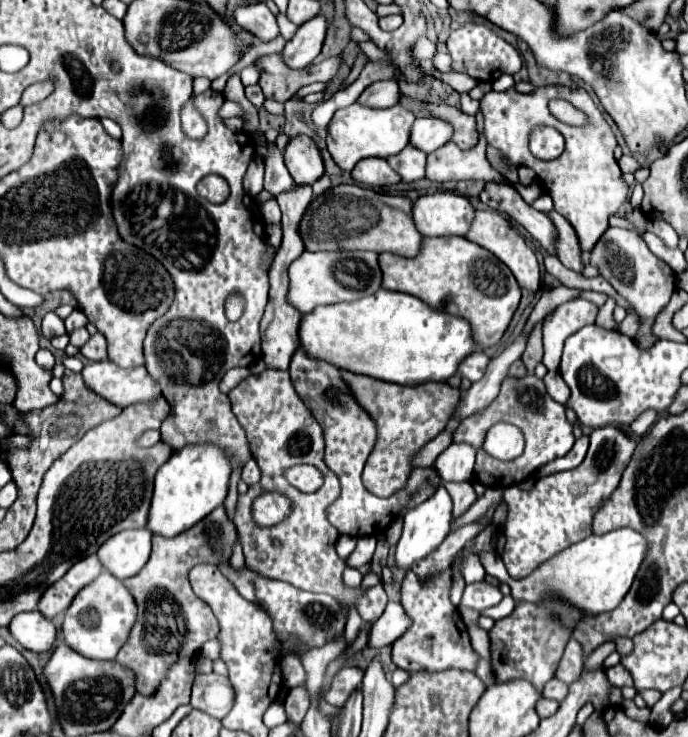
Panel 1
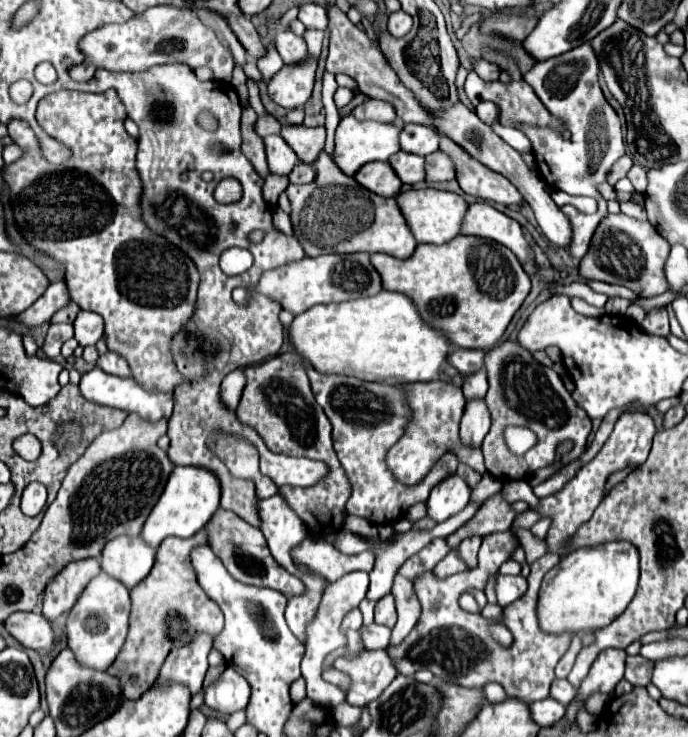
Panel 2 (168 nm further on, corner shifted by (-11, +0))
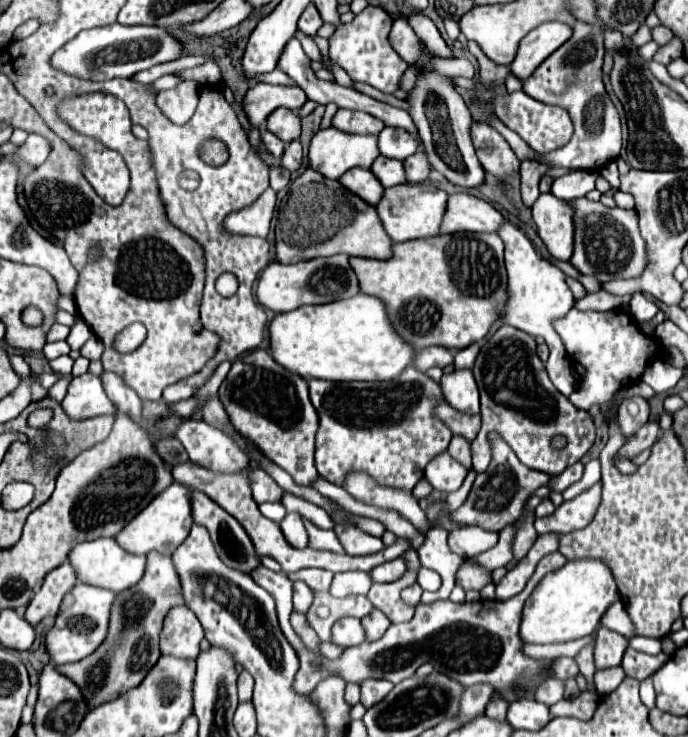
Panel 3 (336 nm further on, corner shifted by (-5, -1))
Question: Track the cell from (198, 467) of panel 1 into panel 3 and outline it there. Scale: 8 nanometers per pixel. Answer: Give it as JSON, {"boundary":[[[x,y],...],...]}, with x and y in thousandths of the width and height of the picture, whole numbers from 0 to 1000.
{"boundary":[[[250,654],[235,670],[230,670],[172,727],[169,735],[192,749],[192,752],[215,752],[218,746],[230,746],[235,752],[250,752],[253,744],[273,727],[279,716],[279,681],[276,665],[262,654]]]}

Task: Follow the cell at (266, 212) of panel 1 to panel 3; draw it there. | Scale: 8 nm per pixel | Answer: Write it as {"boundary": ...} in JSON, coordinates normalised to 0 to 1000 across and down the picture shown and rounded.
{"boundary":[[[410,225],[392,231],[392,255],[395,255],[395,258],[407,261],[407,258],[413,258],[419,250],[422,250],[422,233],[419,233],[419,231],[413,231]]]}

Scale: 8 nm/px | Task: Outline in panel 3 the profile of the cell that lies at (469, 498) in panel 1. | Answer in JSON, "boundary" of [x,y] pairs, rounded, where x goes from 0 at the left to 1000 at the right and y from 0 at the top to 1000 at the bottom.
{"boundary":[[[672,592],[657,594],[657,600],[651,605],[651,616],[660,619],[660,624],[672,627],[672,632],[677,632],[677,638],[686,635],[686,630],[683,630],[683,602]]]}

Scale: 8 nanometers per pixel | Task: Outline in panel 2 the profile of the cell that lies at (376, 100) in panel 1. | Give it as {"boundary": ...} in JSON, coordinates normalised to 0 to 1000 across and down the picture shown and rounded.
{"boundary":[[[535,134],[532,140],[520,142],[512,156],[520,164],[549,164],[549,167],[573,167],[576,164],[576,151],[570,148],[570,142],[564,142],[561,137],[552,134]]]}

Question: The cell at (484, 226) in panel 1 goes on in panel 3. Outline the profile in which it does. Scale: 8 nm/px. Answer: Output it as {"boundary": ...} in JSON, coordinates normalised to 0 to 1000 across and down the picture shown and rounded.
{"boundary":[[[657,263],[651,269],[640,315],[724,315],[724,307],[730,304],[730,290],[706,271],[683,263]]]}

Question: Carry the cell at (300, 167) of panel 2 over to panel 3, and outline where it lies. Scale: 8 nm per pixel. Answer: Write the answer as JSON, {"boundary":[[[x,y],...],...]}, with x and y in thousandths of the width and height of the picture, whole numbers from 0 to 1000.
{"boundary":[[[427,190],[427,193],[422,193],[422,195],[416,198],[416,204],[413,204],[413,212],[410,212],[407,223],[410,223],[410,225],[416,225],[416,231],[430,233],[430,231],[436,231],[439,220],[442,220],[439,195],[436,195],[436,190]]]}

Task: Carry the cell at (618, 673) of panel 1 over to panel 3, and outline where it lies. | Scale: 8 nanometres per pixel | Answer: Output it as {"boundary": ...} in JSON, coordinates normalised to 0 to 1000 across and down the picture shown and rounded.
{"boundary":[[[924,882],[908,883],[903,904],[910,912],[910,917],[924,920],[924,923],[939,923],[942,917],[948,917],[965,898],[971,896],[971,890],[965,885],[959,885],[956,890],[945,890],[936,885],[924,885]]]}

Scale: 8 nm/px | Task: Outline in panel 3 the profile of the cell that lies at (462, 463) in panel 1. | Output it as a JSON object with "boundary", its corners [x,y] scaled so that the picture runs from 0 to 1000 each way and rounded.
{"boundary":[[[660,502],[657,507],[645,507],[640,524],[642,524],[648,545],[657,554],[680,564],[698,562],[695,526],[683,502]]]}

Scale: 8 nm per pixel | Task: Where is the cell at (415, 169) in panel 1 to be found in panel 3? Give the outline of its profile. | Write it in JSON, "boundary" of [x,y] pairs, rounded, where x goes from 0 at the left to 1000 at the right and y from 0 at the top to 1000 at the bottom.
{"boundary":[[[549,212],[544,217],[544,225],[538,225],[538,231],[544,233],[544,239],[564,255],[564,252],[578,252],[590,247],[590,231],[587,231],[587,220],[578,220],[573,214],[558,214]]]}

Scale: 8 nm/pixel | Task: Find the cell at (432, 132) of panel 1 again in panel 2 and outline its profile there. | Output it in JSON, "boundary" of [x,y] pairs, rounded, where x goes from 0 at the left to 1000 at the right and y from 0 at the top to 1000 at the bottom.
{"boundary":[[[587,167],[578,191],[581,191],[584,205],[602,208],[610,213],[619,213],[622,208],[631,208],[637,202],[637,183],[622,170]]]}

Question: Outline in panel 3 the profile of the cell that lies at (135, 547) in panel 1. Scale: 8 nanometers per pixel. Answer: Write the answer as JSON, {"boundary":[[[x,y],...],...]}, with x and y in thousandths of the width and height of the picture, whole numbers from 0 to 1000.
{"boundary":[[[145,730],[145,733],[113,738],[102,749],[99,763],[108,768],[108,773],[113,776],[113,784],[119,790],[163,801],[169,806],[183,801],[186,795],[195,795],[209,782],[209,771],[212,771],[212,754],[183,749],[180,744],[174,744],[174,738],[166,730]]]}

